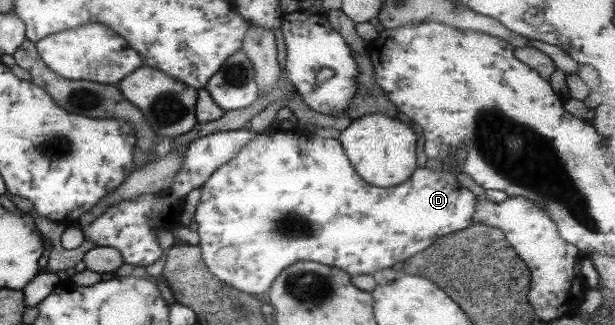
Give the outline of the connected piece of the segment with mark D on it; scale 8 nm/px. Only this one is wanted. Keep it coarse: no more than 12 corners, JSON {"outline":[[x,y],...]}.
{"outline":[[256,133],[200,187],[202,260],[265,296],[472,225],[453,172],[394,188],[335,138]]}

